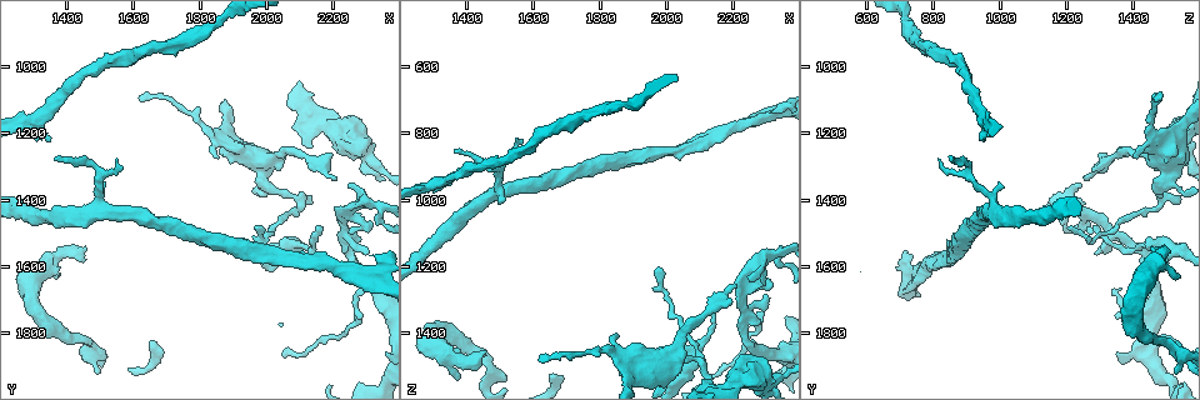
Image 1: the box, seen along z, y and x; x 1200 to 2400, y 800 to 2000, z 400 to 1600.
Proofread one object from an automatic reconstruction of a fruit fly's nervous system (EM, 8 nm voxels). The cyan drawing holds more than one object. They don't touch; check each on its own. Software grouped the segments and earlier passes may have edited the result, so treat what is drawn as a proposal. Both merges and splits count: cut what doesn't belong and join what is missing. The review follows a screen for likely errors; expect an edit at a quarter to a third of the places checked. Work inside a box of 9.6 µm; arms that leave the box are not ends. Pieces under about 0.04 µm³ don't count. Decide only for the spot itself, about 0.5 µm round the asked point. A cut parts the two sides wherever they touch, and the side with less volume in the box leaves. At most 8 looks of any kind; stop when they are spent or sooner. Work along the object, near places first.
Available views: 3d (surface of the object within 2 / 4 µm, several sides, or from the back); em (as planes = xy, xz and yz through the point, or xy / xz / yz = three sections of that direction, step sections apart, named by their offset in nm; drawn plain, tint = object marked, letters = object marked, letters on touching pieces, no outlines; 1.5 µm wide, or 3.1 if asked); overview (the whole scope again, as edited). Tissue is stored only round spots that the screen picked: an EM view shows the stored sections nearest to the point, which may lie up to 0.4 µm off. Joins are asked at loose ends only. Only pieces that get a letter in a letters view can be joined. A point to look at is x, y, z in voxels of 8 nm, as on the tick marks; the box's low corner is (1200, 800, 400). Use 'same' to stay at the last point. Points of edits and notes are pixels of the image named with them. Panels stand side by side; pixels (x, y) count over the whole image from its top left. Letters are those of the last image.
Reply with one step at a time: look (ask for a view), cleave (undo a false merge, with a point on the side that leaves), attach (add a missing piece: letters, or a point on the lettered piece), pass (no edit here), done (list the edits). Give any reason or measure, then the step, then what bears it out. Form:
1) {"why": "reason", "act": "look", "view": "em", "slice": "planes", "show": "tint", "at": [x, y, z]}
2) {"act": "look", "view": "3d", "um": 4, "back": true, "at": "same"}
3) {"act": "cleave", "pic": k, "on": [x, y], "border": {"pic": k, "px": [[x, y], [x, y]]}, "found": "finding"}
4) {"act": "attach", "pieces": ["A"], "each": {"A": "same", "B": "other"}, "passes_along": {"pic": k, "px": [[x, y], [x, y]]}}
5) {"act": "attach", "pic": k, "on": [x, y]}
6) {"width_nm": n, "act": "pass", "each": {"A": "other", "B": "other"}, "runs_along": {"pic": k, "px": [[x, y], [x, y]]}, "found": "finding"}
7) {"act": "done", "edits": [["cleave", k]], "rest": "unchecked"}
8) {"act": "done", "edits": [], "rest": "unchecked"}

{"why": "branch stops here", "act": "look", "view": "em", "slice": "xy", "step": 4, "show": "tint", "at": [1460, 1550, 1450]}

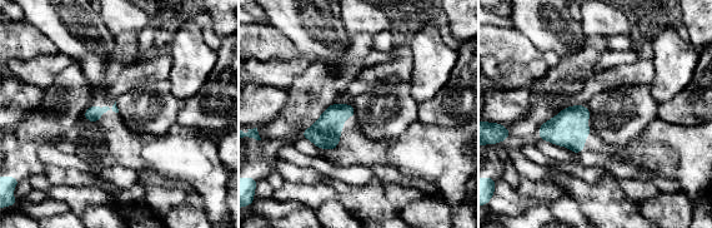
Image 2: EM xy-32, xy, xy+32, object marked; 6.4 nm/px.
{"act": "look", "view": "em", "slice": "planes", "show": "letters", "at": "same"}

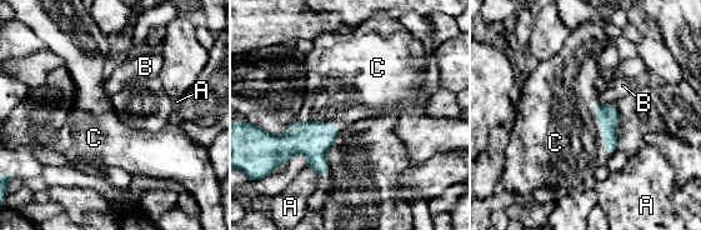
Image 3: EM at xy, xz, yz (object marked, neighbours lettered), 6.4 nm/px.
{"act": "attach", "pic": 3, "on": [562, 138], "each": {"A": "other", "B": "other", "C": "same"}, "passes_along": {"pic": 3, "px": [[609, 115], [600, 128], [562, 138]]}, "found": "the neuron continues"}

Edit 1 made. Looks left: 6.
{"why": "free end", "act": "look", "view": "em", "slice": "planes", "show": "tint", "at": [1550, 1280, 810]}

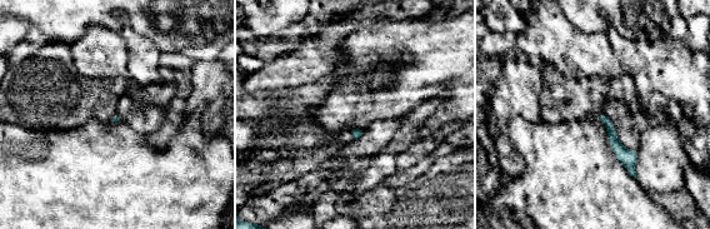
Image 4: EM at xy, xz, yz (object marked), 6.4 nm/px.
{"why": "what lies round it", "act": "look", "view": "em", "slice": "planes", "show": "letters", "at": "same"}

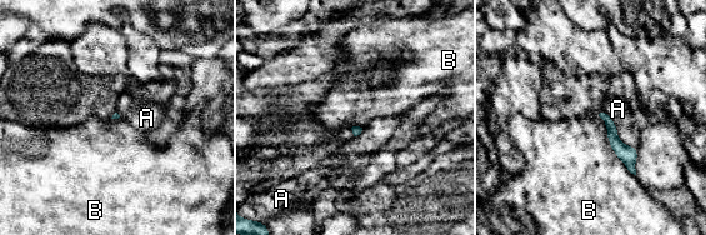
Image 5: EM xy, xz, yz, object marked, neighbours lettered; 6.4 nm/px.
{"longest_contact_nm": ["B", 460], "act": "pass", "each": {"A": "other", "B": "other"}, "border": {"pic": 5, "px": [[597, 115], [614, 153], [635, 175]]}, "found": "no lettered piece goes on from it"}

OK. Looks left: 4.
{"act": "done", "edits": [["attach", 3]], "rest": "unchecked"}

